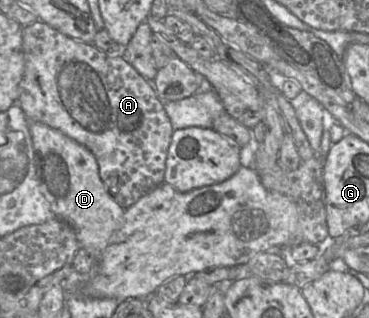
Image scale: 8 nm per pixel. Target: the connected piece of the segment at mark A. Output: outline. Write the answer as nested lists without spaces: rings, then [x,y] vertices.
[[[35,21],[27,26],[22,26],[22,41],[24,51],[24,75],[20,83],[20,94],[17,103],[21,106],[27,119],[31,122],[41,122],[58,129],[79,144],[87,147],[97,160],[99,175],[106,190],[113,200],[124,209],[129,208],[147,192],[164,183],[167,152],[174,129],[165,112],[163,102],[156,95],[152,83],[141,76],[133,66],[126,62],[122,58],[121,53],[103,52],[92,43],[89,44],[77,41],[42,21]]]

